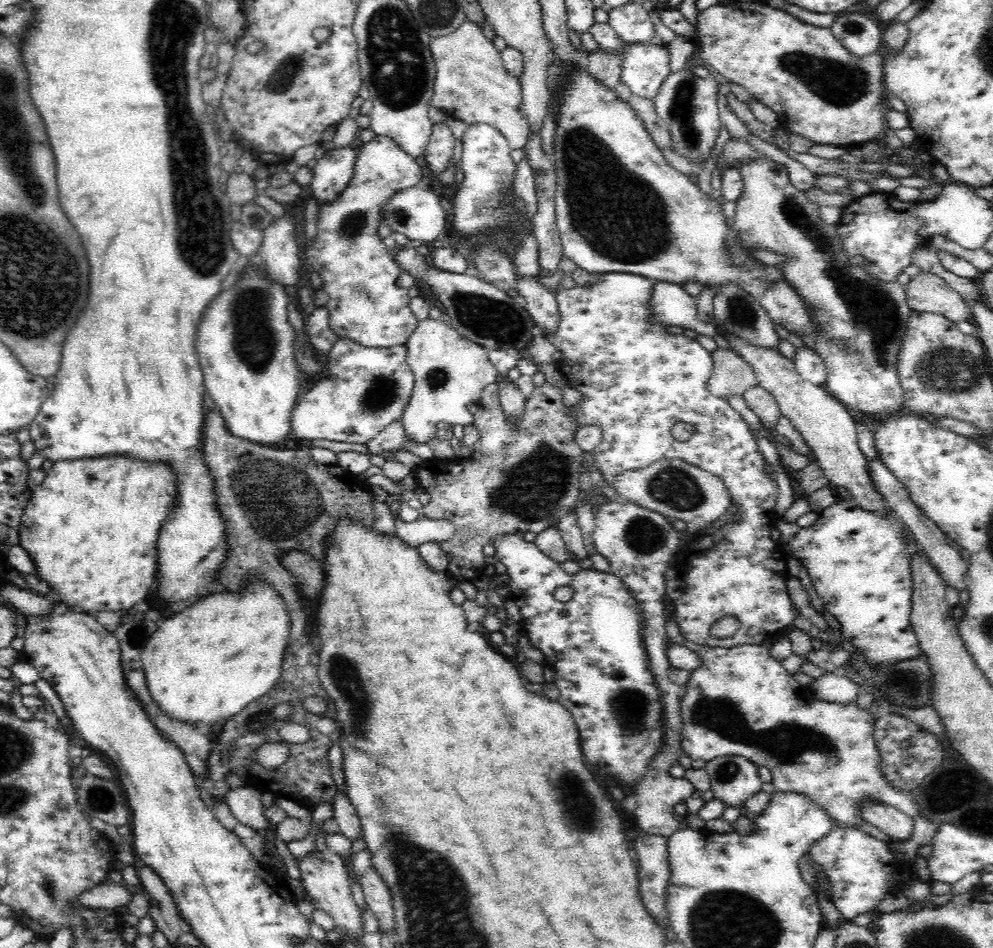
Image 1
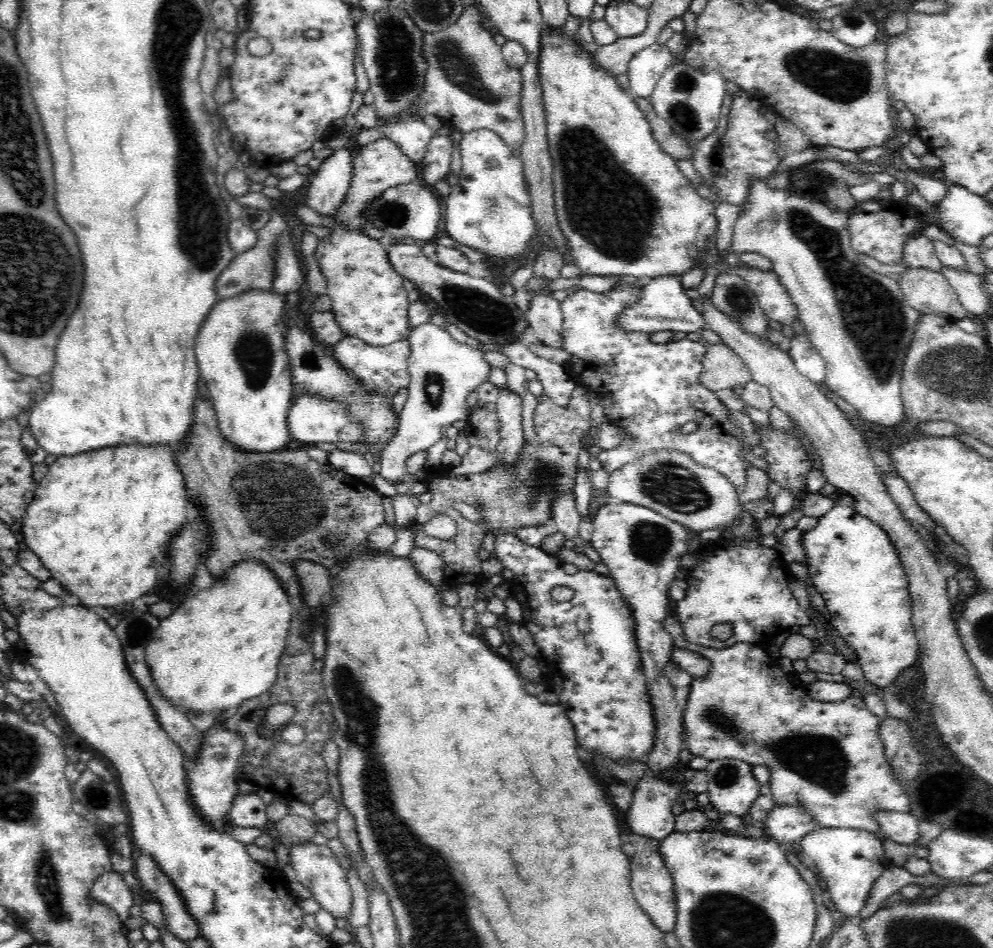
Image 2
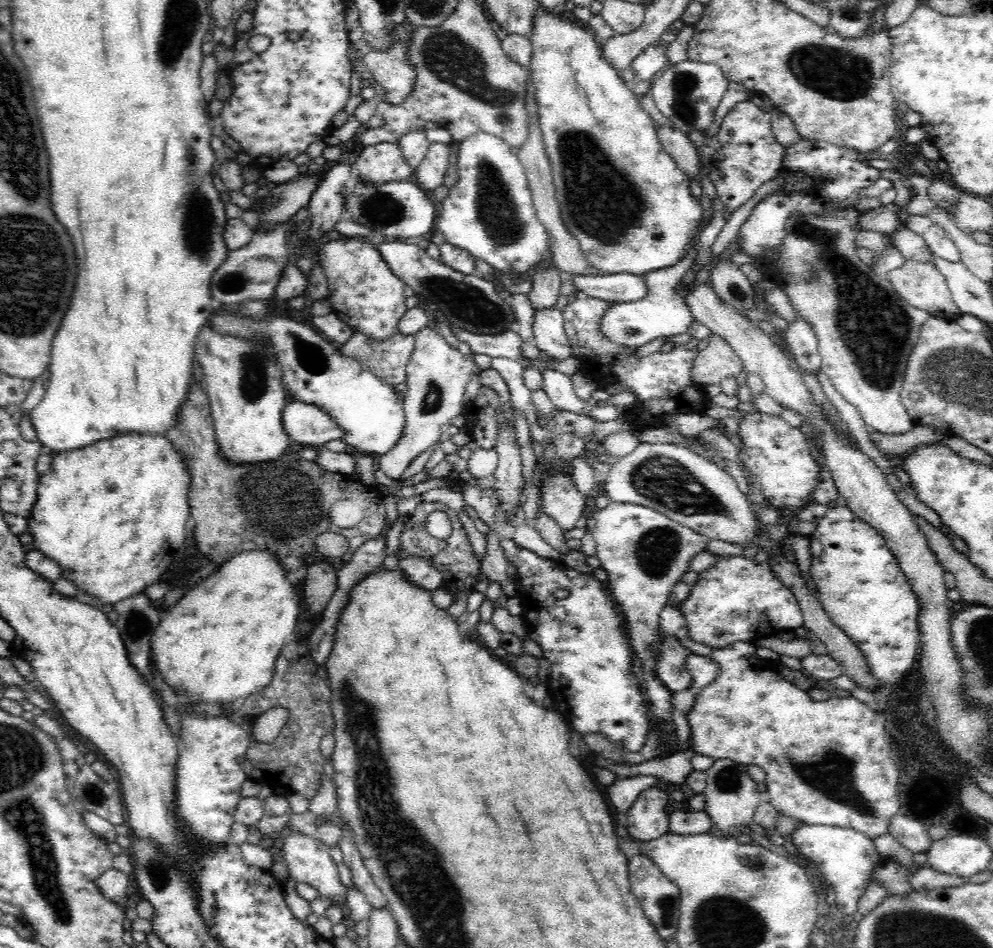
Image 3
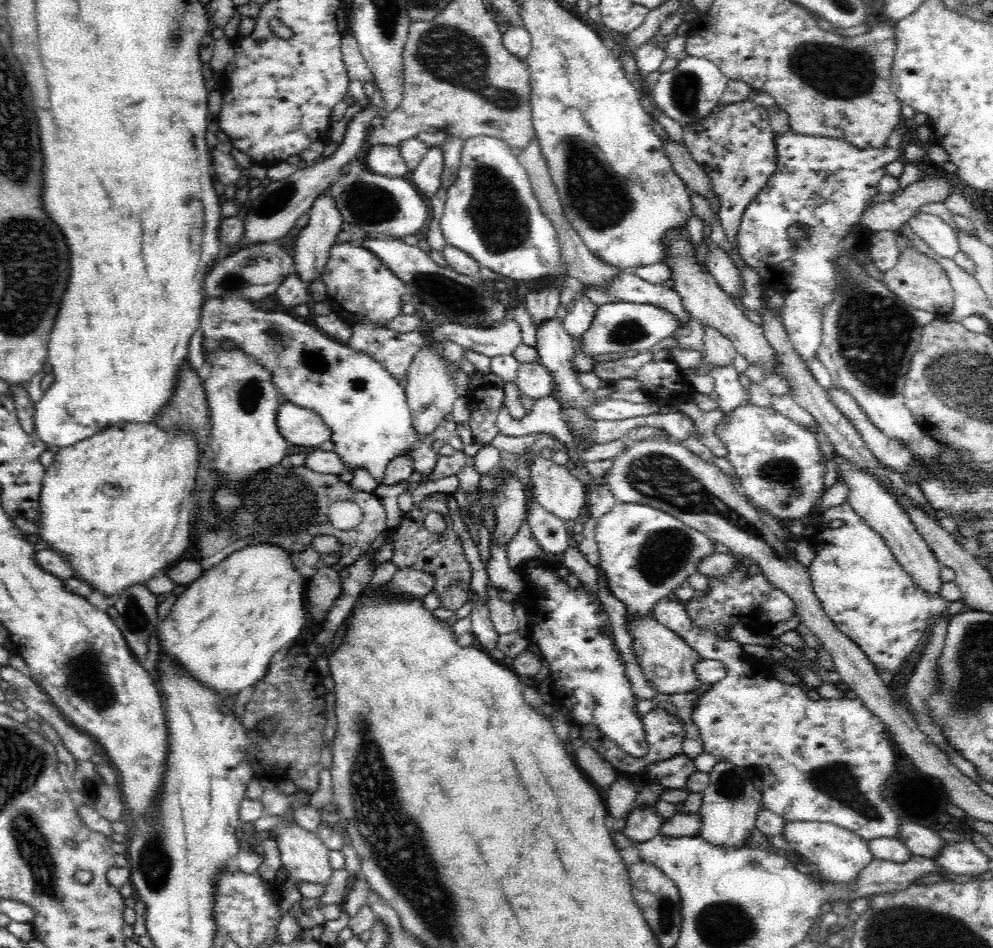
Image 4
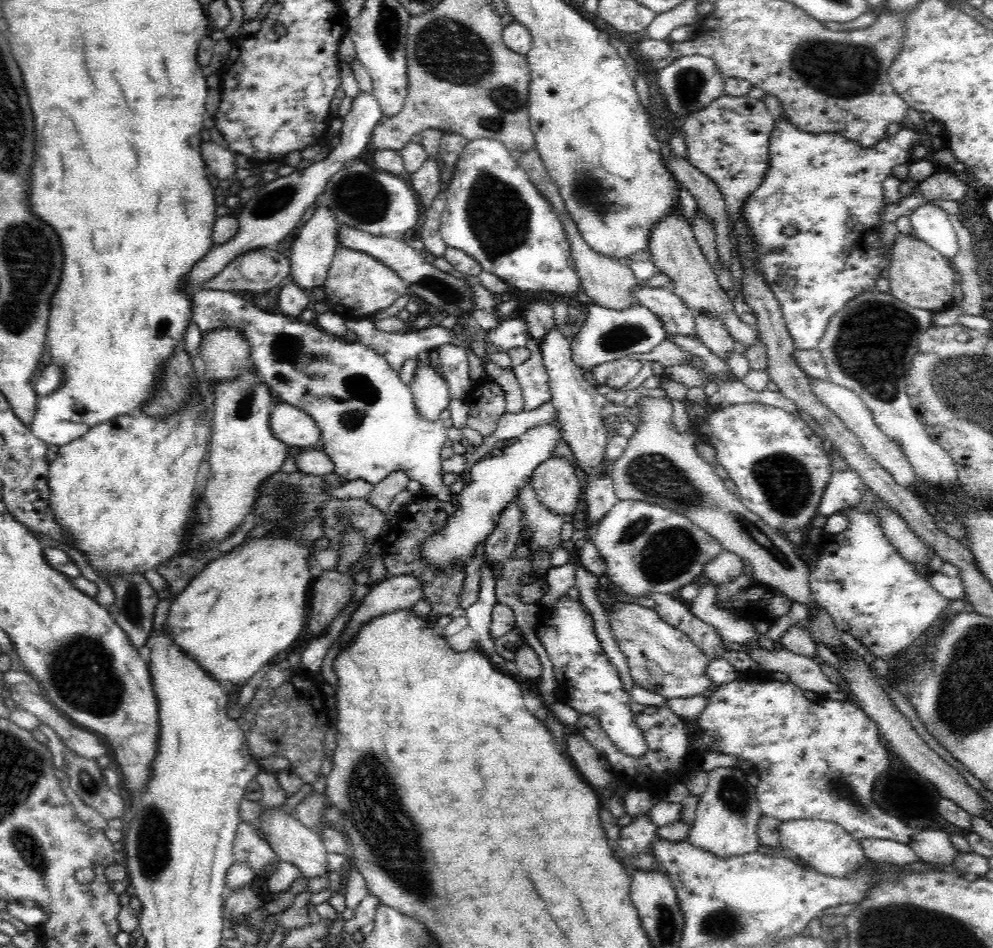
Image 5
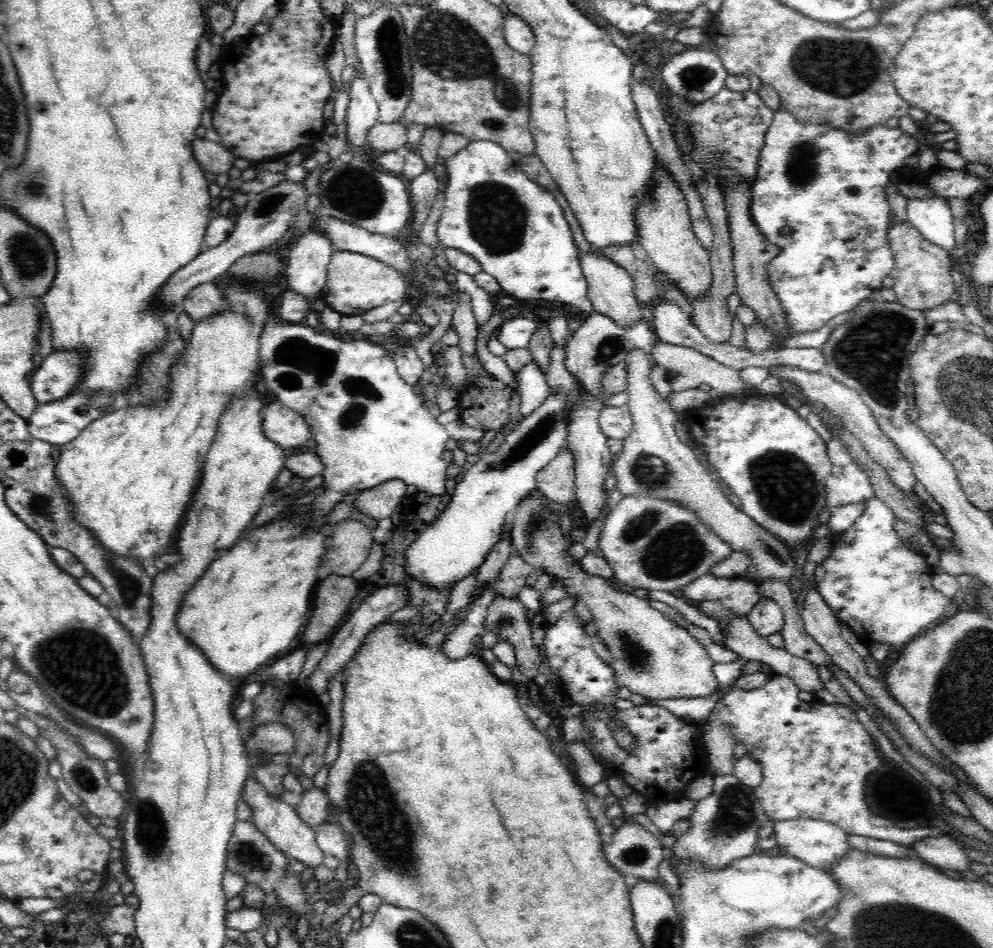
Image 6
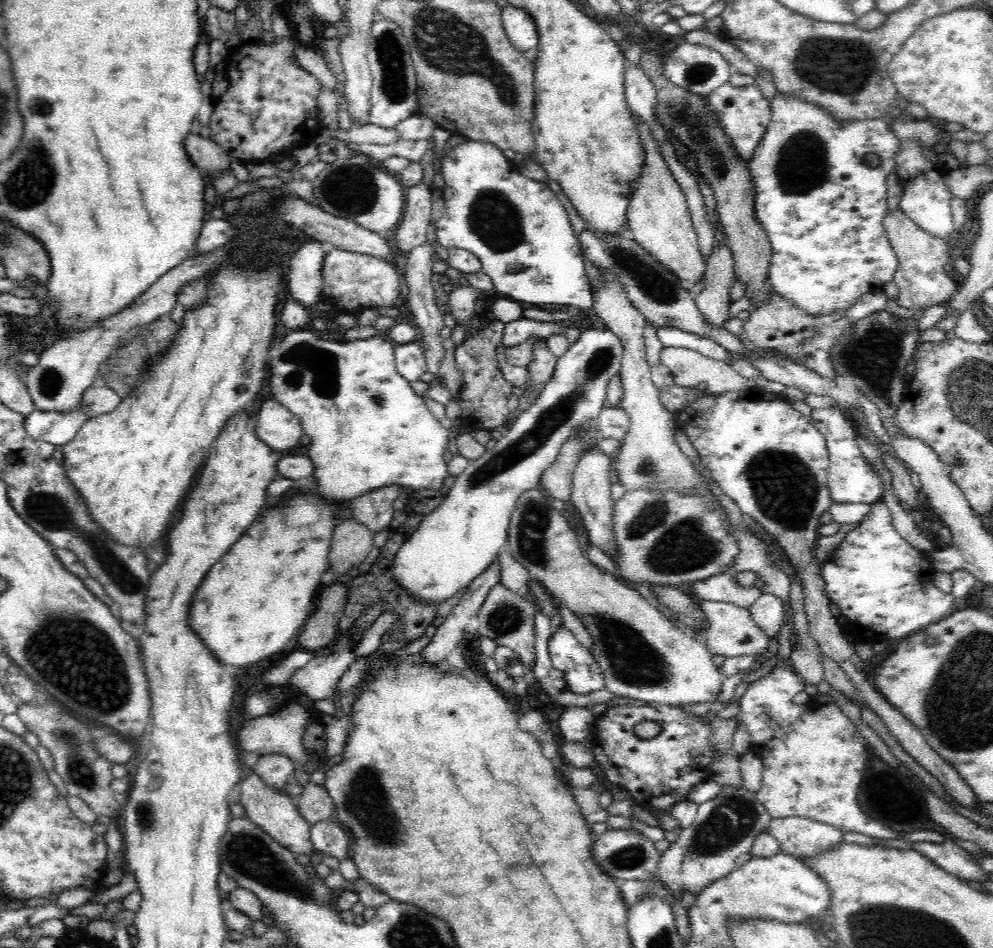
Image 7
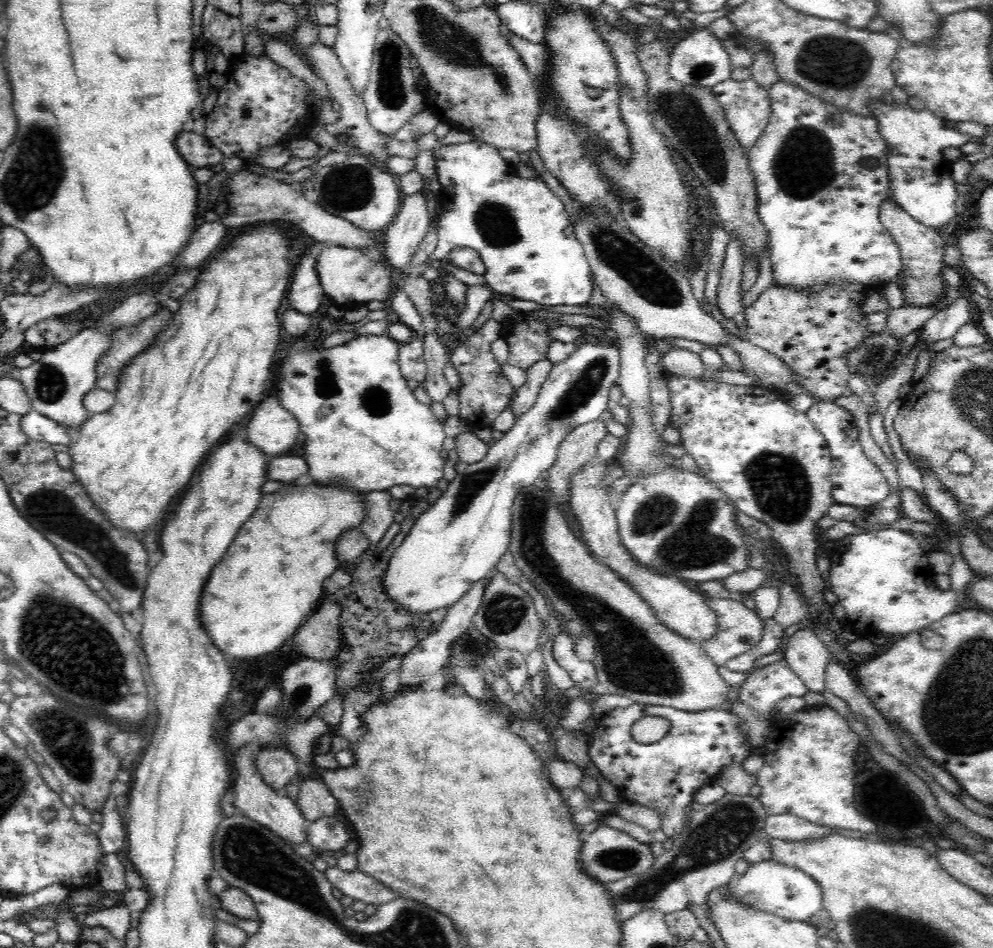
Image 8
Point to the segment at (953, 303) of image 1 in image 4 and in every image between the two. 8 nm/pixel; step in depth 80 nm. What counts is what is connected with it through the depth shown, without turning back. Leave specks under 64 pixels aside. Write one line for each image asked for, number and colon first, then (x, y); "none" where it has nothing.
2: (926, 290)
3: (921, 285)
4: (917, 279)

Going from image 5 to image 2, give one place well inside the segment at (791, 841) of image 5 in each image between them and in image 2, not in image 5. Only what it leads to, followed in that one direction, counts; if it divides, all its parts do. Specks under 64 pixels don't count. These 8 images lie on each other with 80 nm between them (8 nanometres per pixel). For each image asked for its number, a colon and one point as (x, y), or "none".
2: (850, 861)
3: (845, 857)
4: (840, 854)

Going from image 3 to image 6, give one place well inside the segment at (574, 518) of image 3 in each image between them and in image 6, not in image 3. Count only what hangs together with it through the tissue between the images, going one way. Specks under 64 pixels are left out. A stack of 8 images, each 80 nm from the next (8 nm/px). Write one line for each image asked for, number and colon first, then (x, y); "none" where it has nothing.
4: (560, 492)
5: (556, 484)
6: (556, 481)

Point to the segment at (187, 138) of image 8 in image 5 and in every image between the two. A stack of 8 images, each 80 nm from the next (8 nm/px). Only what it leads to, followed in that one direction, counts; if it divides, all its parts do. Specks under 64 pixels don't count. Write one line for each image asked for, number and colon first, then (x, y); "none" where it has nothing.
5: (220, 161)
6: (214, 157)
7: (207, 155)

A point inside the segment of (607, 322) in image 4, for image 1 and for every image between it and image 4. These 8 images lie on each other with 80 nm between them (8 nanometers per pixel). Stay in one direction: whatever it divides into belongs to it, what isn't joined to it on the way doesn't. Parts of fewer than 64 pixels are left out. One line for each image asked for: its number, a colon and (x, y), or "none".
1: (670, 304)
2: (664, 305)
3: (662, 312)

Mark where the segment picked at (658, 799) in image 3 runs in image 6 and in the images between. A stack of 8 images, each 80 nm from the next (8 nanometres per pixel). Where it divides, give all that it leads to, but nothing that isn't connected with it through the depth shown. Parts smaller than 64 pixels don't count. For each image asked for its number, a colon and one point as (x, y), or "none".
4: (643, 822)
5: (635, 841)
6: (633, 851)

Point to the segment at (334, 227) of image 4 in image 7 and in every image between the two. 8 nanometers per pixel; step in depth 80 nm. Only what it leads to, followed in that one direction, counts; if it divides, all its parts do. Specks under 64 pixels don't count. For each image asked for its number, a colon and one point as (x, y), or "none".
5: (316, 243)
6: (306, 269)
7: (305, 282)

